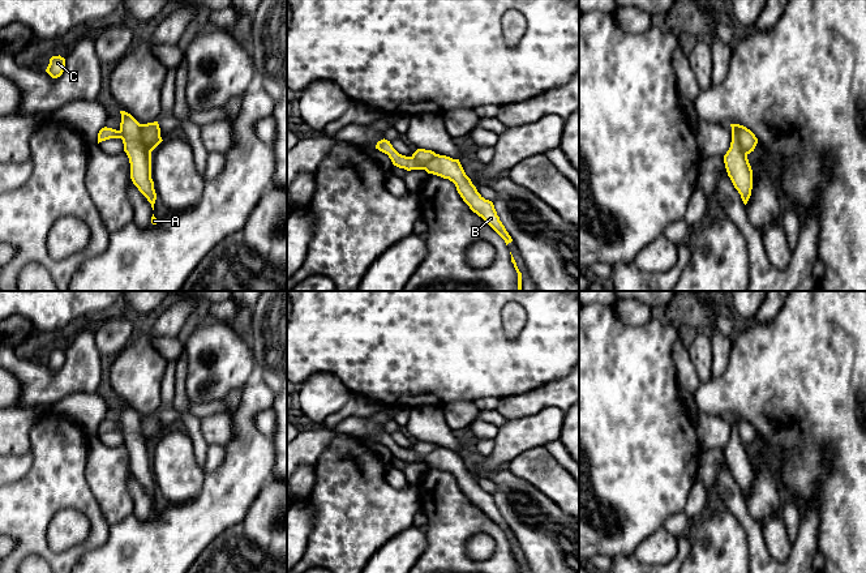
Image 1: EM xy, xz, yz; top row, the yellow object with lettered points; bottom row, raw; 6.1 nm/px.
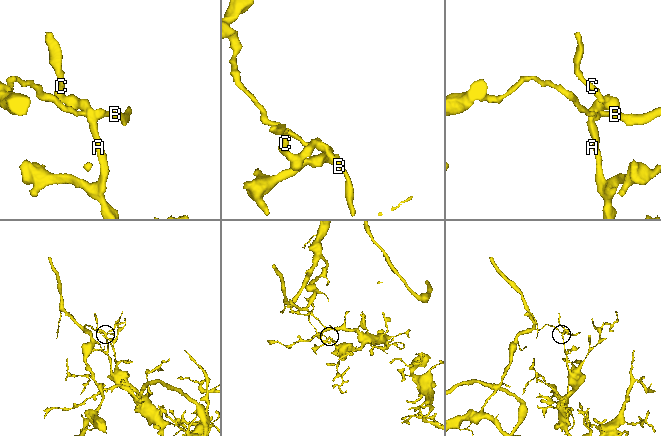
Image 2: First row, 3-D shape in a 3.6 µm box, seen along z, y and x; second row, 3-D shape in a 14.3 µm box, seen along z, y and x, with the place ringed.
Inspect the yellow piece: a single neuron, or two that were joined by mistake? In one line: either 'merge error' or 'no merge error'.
merge error

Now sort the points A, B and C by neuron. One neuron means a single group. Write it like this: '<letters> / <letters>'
A C / B

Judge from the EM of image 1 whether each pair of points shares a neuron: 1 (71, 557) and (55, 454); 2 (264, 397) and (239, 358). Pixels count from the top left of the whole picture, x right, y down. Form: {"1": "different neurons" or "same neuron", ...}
{"1": "same neuron", "2": "different neurons"}

